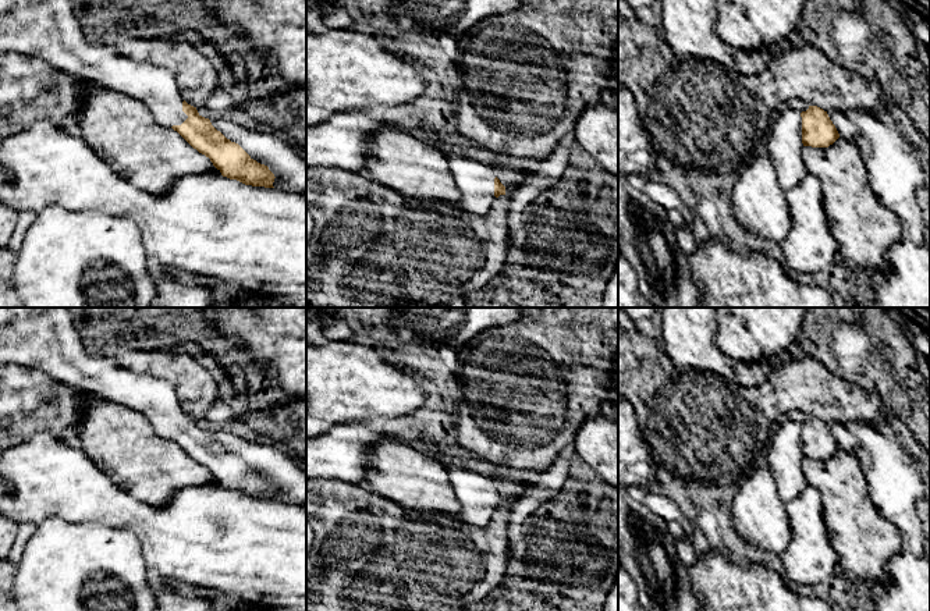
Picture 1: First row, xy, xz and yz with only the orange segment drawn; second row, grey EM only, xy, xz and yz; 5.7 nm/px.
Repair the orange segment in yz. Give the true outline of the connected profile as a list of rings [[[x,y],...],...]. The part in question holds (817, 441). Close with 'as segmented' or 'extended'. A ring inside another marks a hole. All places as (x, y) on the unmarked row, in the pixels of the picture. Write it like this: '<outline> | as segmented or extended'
[[[809,418],[802,429],[802,455],[812,459],[828,459],[838,450],[840,445],[830,431],[827,423],[817,418]]] | as segmented

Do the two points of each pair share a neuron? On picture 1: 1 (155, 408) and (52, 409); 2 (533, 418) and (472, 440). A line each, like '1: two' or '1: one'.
1: two
2: one

